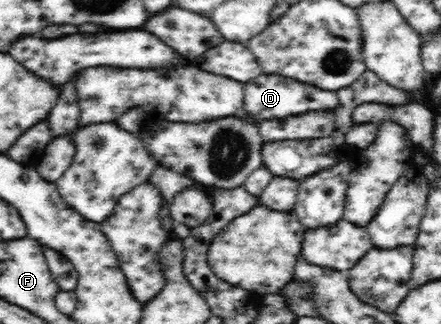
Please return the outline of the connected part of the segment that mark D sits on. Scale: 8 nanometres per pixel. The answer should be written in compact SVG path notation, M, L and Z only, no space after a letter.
M260 75L244 85L244 109L256 119L284 119L292 117L294 113L308 113L308 111L336 111L338 97L334 91L322 91L319 87L310 87L306 83L298 83L294 79L282 79L278 75Z

